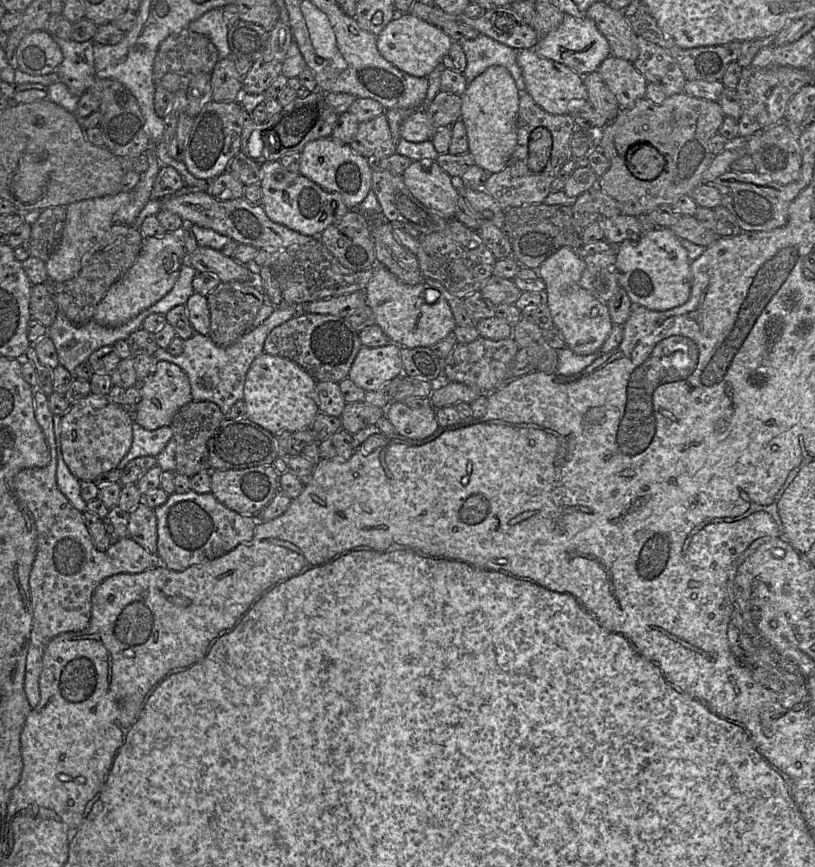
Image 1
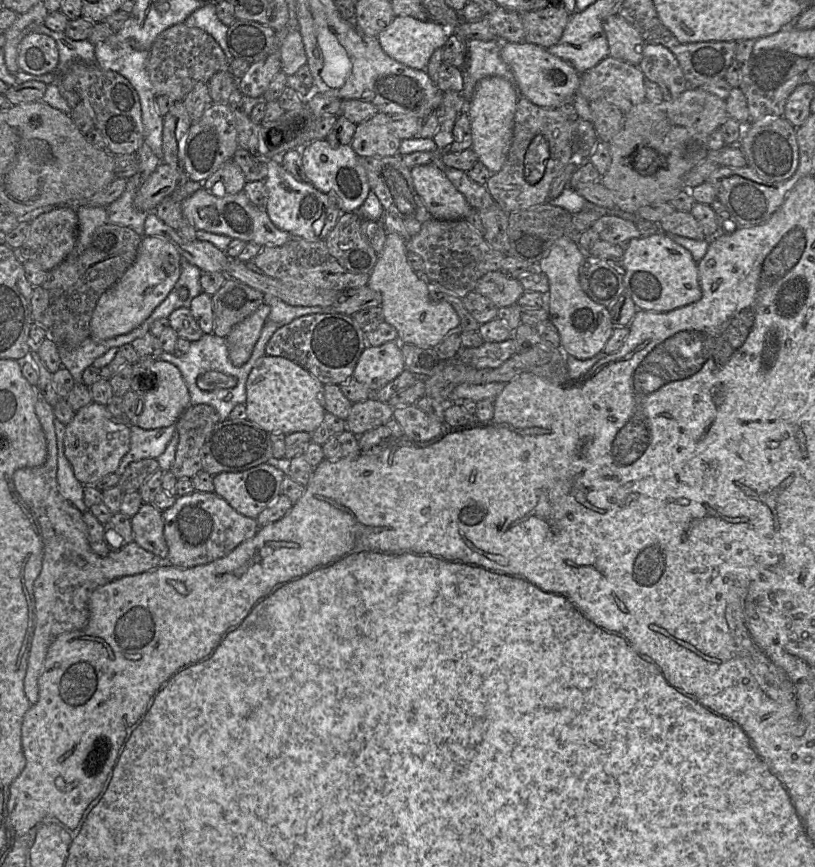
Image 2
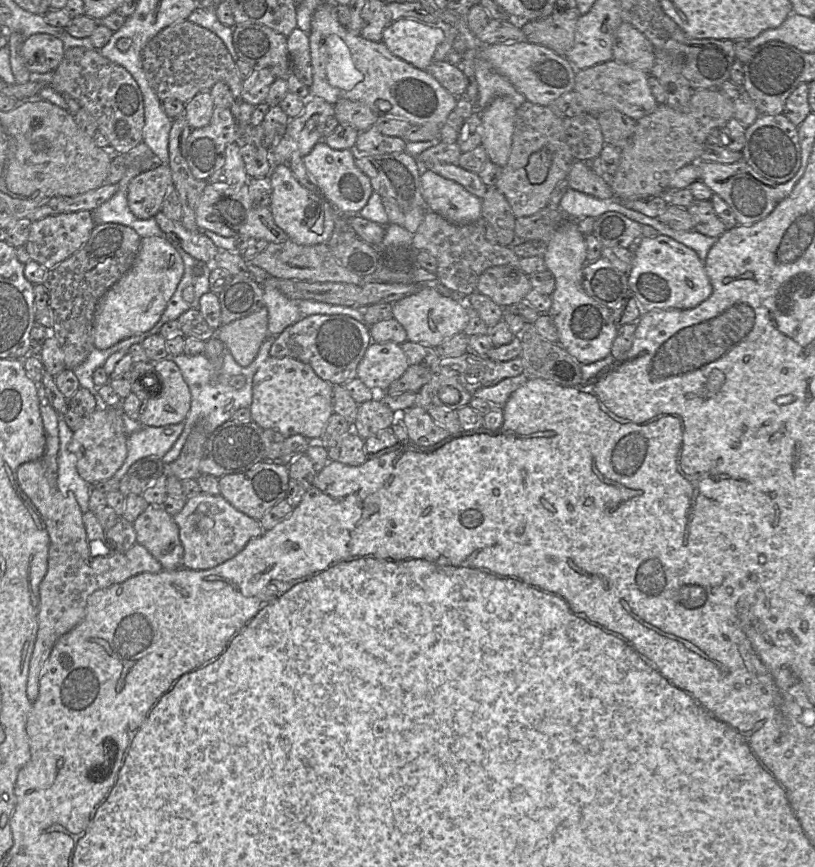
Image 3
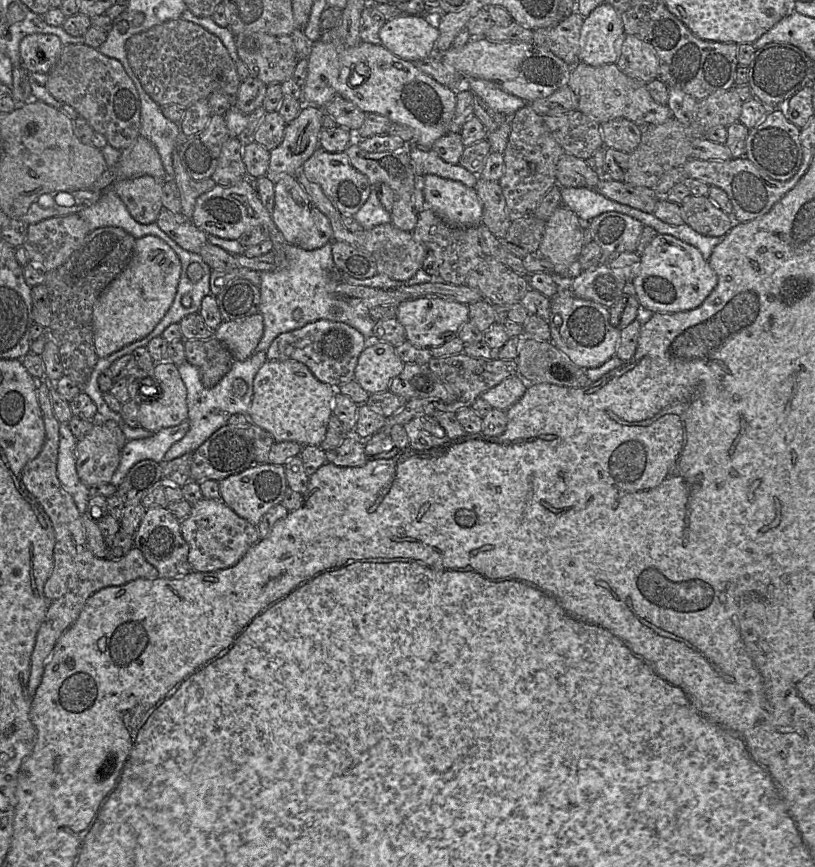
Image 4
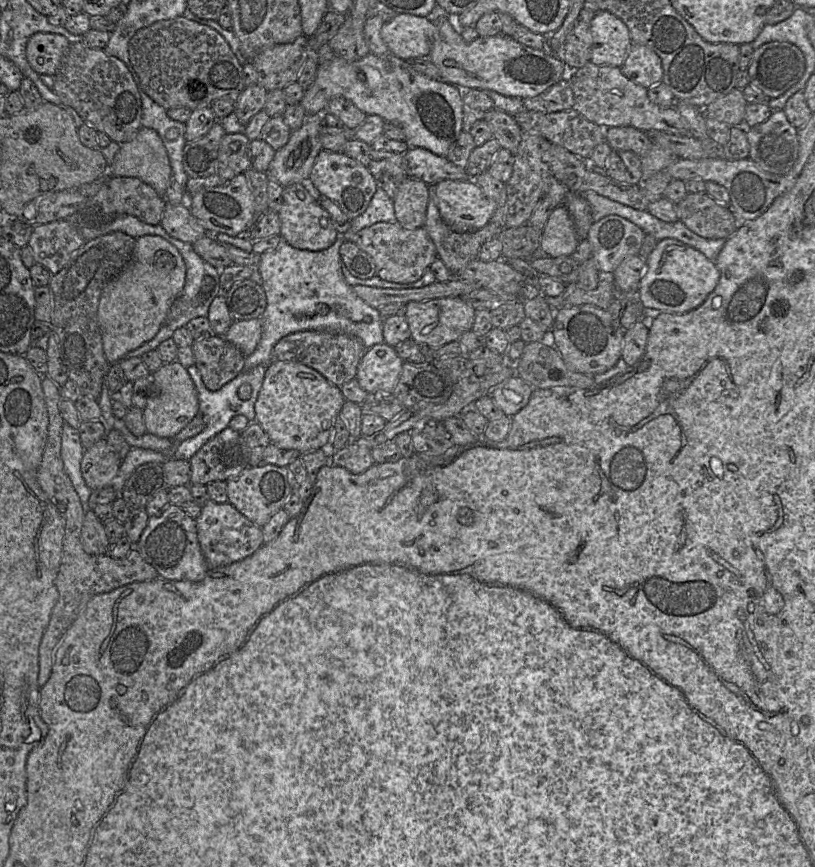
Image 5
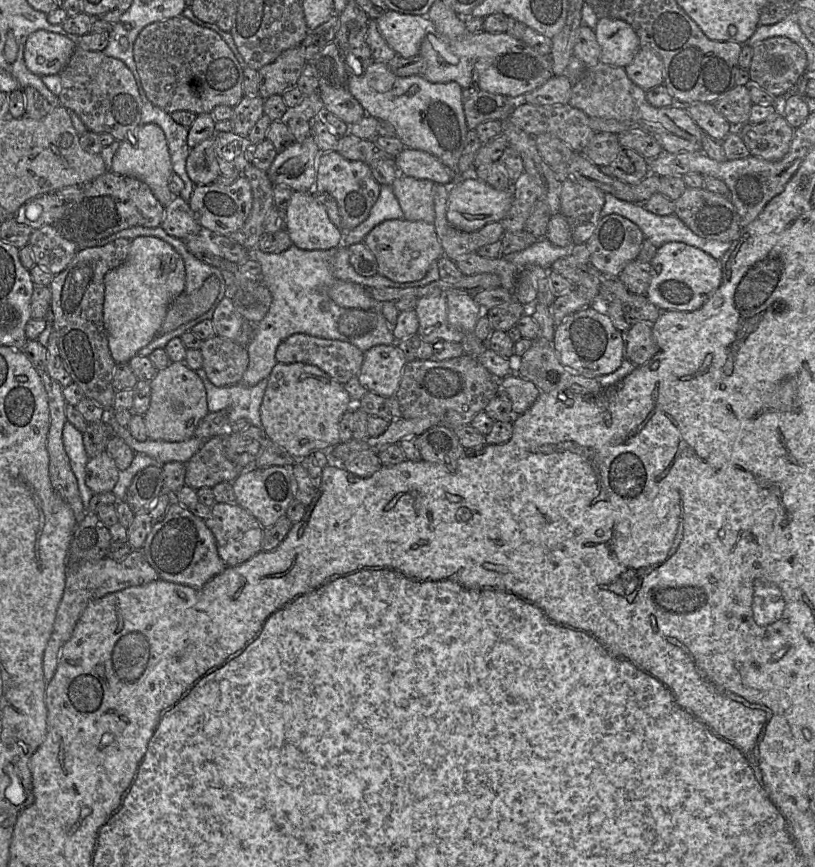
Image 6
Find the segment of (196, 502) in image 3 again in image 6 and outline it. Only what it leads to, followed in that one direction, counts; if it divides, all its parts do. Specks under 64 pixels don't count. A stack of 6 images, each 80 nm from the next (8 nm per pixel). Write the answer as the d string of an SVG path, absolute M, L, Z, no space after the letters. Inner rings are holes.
M215 502L204 521L215 537L218 554L226 567L242 564L262 551L264 528L237 503Z

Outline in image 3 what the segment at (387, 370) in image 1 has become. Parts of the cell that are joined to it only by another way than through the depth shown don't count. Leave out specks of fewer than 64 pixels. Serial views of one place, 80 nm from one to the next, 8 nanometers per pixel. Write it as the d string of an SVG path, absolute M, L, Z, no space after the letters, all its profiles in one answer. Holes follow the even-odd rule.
M392 341L372 342L357 366L356 377L368 388L382 393L403 375L408 366L401 345Z

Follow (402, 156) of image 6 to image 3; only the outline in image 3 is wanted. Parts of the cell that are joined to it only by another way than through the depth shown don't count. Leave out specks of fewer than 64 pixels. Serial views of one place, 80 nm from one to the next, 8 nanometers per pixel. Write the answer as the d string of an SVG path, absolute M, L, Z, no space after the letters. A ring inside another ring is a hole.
M442 162L419 163L420 169L428 169L434 173L455 181L462 185L468 192L482 199L488 189L476 173L470 172L457 164Z

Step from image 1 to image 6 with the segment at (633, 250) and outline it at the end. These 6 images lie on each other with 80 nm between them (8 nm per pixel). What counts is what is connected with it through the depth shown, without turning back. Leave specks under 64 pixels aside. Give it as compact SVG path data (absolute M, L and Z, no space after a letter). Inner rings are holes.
M669 242L657 248L651 265L651 281L646 297L660 310L665 311L693 311L700 308L719 288L722 283L722 268L716 260L704 251L680 242Z

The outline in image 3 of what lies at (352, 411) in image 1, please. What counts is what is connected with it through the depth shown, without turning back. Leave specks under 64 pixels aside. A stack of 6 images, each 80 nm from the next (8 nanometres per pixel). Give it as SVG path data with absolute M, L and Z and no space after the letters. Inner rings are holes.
M378 396L358 405L352 430L362 439L389 428L398 420L398 414L384 404Z

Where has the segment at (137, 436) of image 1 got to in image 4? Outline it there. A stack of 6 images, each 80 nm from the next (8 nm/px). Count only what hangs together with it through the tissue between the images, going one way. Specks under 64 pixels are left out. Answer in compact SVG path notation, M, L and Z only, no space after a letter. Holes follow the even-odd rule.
M187 418L179 425L154 432L148 438L128 440L121 450L120 463L110 483L118 487L129 470L139 461L150 459L161 463L168 449L186 435L189 427Z

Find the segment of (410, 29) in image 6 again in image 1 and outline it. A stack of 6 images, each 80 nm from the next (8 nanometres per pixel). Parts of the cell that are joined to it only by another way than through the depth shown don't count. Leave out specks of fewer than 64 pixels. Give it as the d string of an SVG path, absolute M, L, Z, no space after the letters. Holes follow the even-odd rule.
M410 13L397 14L376 36L379 53L400 71L415 77L427 77L448 53L451 38L435 25Z

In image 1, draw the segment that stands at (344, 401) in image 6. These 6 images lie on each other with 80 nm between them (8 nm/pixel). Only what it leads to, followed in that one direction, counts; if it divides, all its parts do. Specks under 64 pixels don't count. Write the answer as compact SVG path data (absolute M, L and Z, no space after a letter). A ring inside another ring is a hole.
M263 352L253 360L246 374L243 399L246 417L273 435L311 428L320 412L316 400L316 383L297 363Z

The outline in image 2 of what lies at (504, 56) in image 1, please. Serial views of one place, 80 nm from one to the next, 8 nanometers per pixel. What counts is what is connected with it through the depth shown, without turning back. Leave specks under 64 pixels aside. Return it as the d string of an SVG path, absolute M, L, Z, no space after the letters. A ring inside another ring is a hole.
M469 40L466 41L465 63L462 69L462 96L468 102L474 92L476 84L483 78L499 76L508 80L513 86L517 98L523 98L514 74L502 60L500 50L502 41Z

